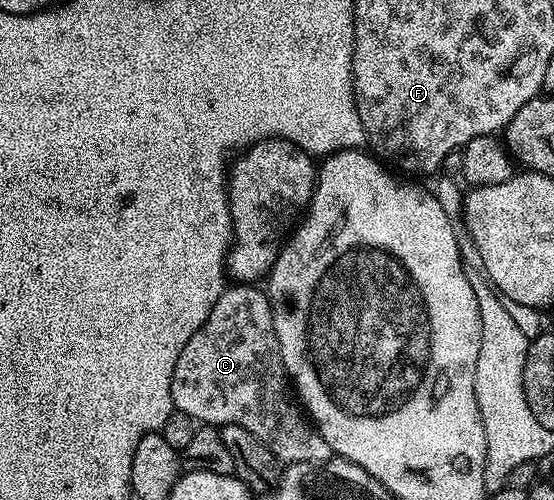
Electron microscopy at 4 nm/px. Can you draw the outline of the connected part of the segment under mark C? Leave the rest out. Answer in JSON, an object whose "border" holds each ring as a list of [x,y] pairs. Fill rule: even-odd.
{"border":[[[253,284],[230,285],[215,300],[215,308],[211,308],[199,332],[187,340],[171,376],[174,411],[214,428],[239,424],[239,428],[247,428],[282,464],[324,464],[334,457],[333,449],[295,397],[279,352],[268,293],[257,288]]]}

